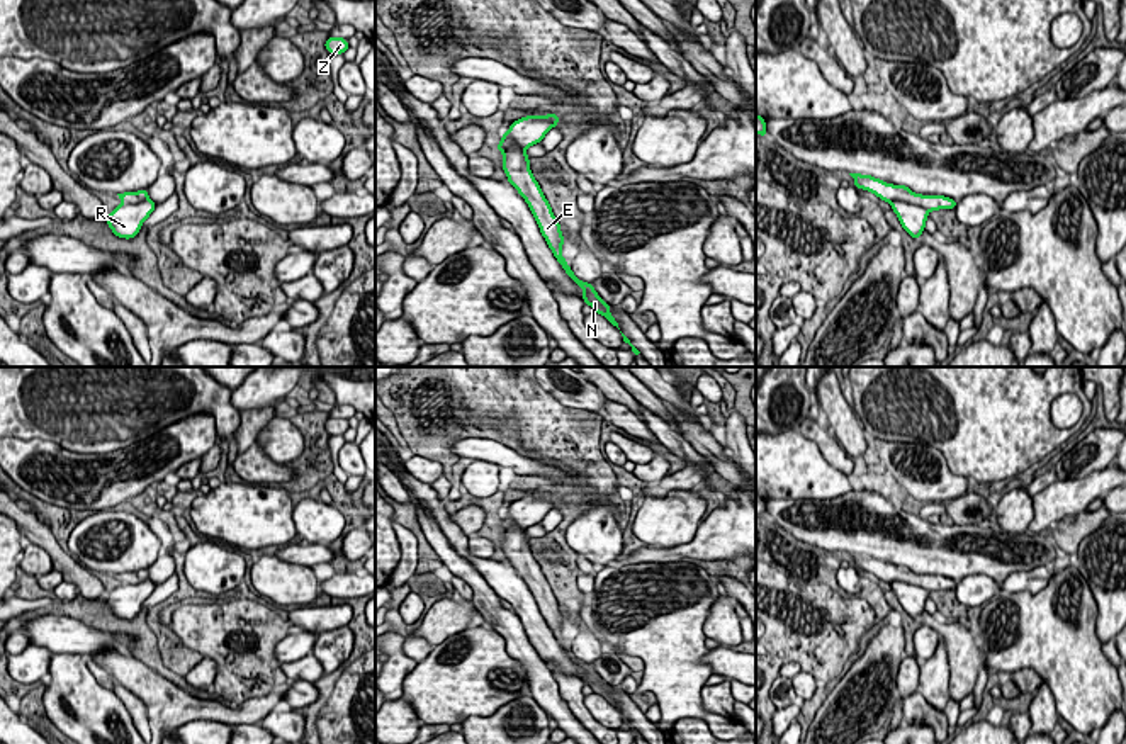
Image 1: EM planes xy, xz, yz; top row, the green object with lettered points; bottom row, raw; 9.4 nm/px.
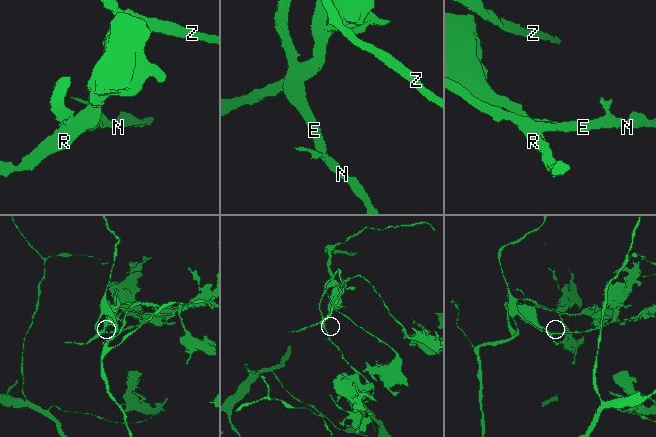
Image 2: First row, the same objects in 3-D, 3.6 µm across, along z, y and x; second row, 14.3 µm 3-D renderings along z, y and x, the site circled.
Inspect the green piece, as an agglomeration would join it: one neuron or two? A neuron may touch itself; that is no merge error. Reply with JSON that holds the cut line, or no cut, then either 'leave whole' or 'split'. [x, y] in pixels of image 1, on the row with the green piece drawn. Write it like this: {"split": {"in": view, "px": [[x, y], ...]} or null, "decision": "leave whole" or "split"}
{"split": {"in": "yz", "px": [[890, 201], [909, 201], [928, 211]]}, "decision": "split"}

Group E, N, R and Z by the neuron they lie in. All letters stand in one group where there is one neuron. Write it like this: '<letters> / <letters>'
E N Z / R

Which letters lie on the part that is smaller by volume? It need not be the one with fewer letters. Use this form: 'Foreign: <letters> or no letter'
Foreign: R

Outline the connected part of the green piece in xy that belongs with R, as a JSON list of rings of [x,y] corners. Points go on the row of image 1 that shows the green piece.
[[[149,197],[138,204],[119,204],[105,223],[117,238],[131,240],[141,231],[143,223],[155,209],[156,204]]]

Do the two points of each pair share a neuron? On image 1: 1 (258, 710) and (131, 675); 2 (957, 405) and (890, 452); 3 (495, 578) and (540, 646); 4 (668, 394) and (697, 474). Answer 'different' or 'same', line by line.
1: same
2: different
3: same
4: different

